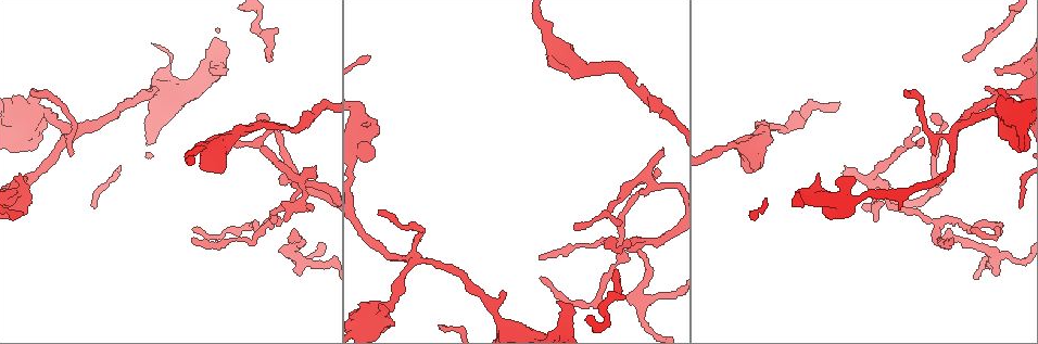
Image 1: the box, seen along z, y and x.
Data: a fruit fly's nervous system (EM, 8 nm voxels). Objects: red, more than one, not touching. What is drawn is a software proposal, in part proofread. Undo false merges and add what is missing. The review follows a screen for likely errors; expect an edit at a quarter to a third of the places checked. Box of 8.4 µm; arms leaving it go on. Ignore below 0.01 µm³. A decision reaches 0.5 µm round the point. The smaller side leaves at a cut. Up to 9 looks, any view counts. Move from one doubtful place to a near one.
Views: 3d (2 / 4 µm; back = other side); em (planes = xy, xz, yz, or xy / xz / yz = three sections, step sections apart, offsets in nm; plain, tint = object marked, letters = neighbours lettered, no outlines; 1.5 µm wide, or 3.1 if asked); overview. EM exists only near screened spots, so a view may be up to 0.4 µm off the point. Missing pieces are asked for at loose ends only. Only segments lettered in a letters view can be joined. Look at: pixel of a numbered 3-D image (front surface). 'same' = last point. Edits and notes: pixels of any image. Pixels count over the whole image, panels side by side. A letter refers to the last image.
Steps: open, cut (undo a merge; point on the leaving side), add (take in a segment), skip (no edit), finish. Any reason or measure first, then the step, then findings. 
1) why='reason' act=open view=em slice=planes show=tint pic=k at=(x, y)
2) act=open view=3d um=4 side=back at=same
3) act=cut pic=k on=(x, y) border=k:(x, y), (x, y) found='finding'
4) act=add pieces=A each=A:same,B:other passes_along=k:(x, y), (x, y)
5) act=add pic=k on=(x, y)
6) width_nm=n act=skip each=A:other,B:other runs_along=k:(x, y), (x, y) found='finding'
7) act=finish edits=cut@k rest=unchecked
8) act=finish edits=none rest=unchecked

act=open view=3d um=4 pic=1 at=(314, 173)

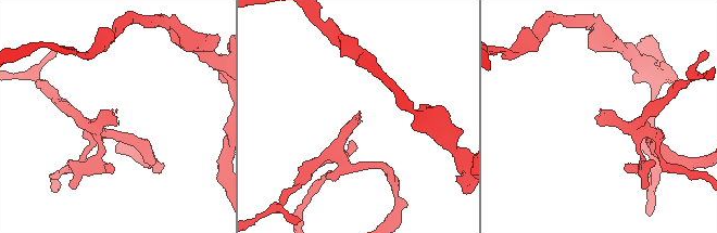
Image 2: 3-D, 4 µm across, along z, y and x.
act=open view=em slice=planes show=letters pic=2 at=(116, 116)

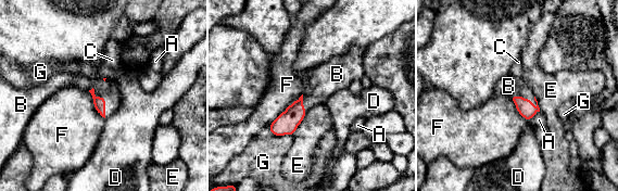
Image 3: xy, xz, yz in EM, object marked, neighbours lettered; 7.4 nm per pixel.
act=add pieces=B each=A:other,B:same,C:other,D:other,E:other,F:other,G:other passes_along=3:(99, 103), (104, 99), (110, 88) found='the neuron continues'

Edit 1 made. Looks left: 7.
why='sharp bend' act=open view=em slice=planes show=letters pic=1 at=(592, 301)

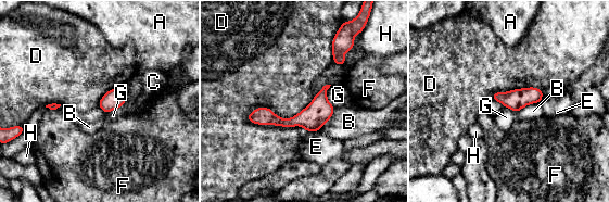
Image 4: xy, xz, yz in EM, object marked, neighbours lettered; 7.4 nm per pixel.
act=skip each=A:other,B:other,C:other,D:other,E:other,F:other,G:other,H:other found='one neuron here'

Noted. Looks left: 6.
why='thick turns thin' act=open view=em slice=xz step=8 show=tint pic=1 at=(220, 67)

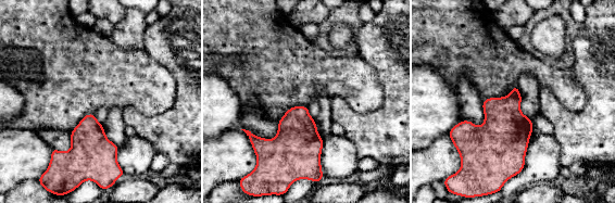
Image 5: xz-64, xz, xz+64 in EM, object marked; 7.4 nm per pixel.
why='what lies round it' act=open view=em slice=xz step=8 show=letters at=same

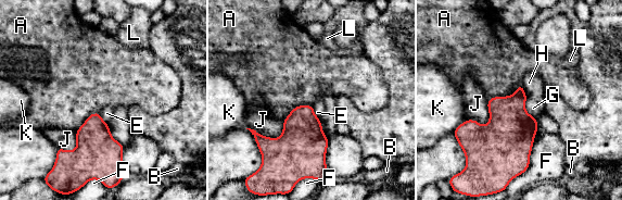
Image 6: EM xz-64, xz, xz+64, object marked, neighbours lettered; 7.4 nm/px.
act=skip each=A:other,B:other,E:other,F:other,G:other,H:other,J:other,K:other,L:other border=6:(527, 97), (525, 110), (535, 117) found='one neuron here'

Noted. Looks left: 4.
why='free end' act=open view=3d um=4 side=back pic=1 at=(25, 180)

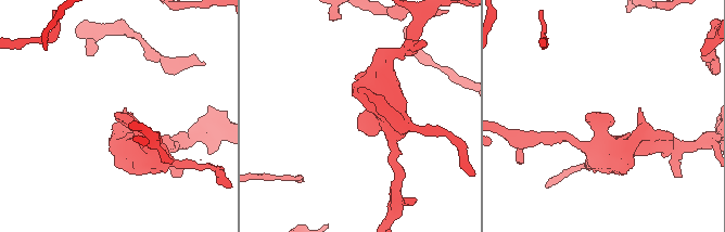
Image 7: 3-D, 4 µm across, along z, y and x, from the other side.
why='need the tissue' act=open view=em slice=planes show=letters pic=7 at=(587, 114)

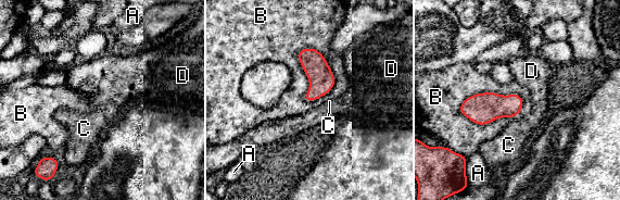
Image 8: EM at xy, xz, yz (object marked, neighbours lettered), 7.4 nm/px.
width_nm=170 act=skip each=A:other,B:other,C:other,D:other found='none of them fits'

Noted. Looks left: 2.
act=finish edits=add@3 rest=unchecked

